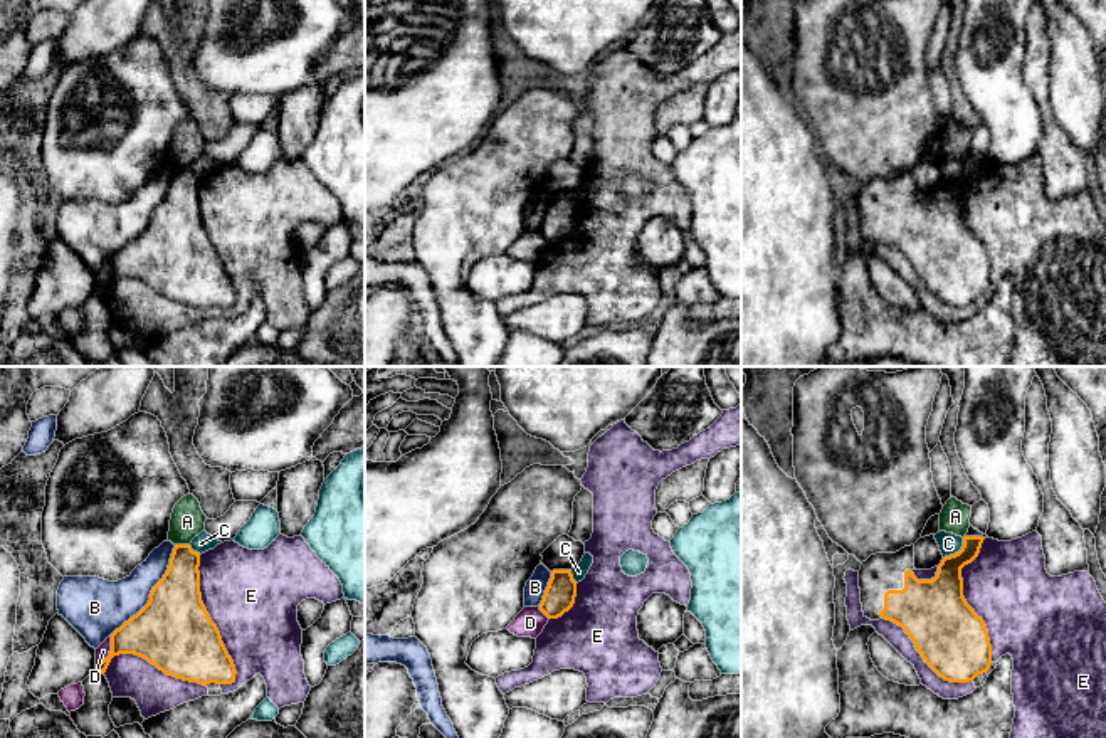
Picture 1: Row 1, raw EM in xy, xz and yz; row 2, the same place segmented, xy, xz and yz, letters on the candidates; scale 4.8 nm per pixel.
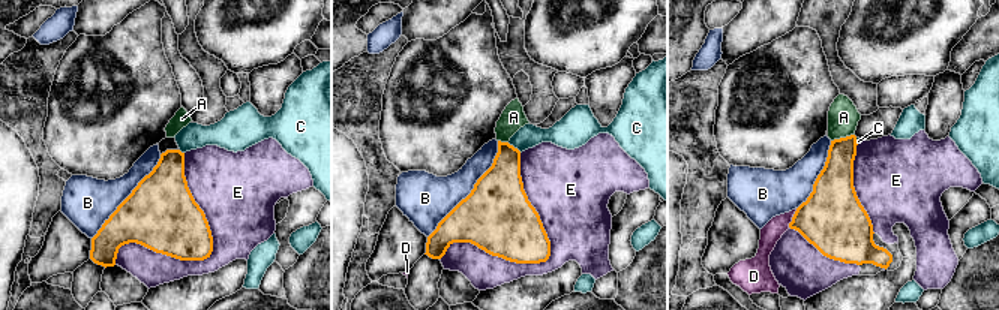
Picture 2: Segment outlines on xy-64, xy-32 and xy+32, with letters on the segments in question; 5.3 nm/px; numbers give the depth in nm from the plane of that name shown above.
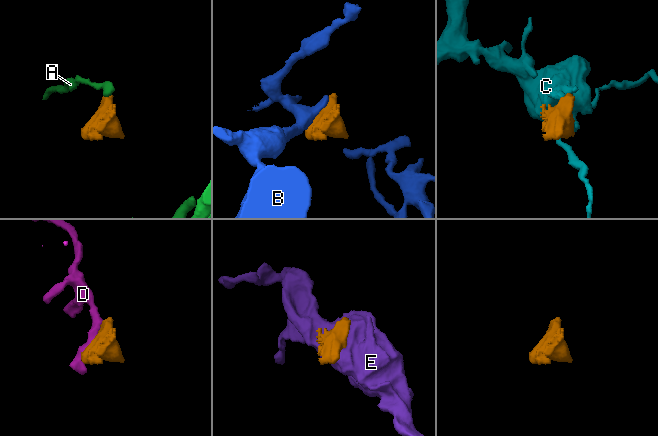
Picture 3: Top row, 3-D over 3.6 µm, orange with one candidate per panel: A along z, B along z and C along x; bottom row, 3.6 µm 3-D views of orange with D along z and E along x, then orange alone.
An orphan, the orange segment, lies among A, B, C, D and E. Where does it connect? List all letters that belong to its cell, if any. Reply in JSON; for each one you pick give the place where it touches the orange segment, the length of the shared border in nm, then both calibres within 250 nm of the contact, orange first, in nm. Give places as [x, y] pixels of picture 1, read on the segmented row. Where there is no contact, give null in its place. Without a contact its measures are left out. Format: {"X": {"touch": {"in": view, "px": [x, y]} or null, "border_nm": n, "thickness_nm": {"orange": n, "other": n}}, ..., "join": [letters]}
{"join": []}

